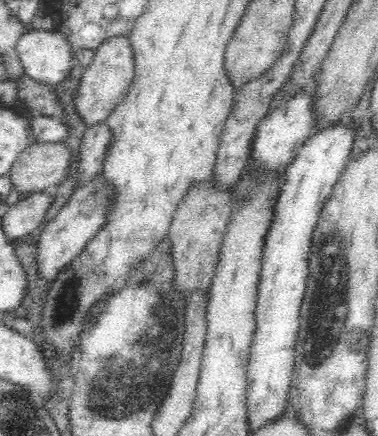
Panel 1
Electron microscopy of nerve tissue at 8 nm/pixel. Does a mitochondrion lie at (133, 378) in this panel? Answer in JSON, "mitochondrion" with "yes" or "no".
{"mitochondrion":"yes"}

